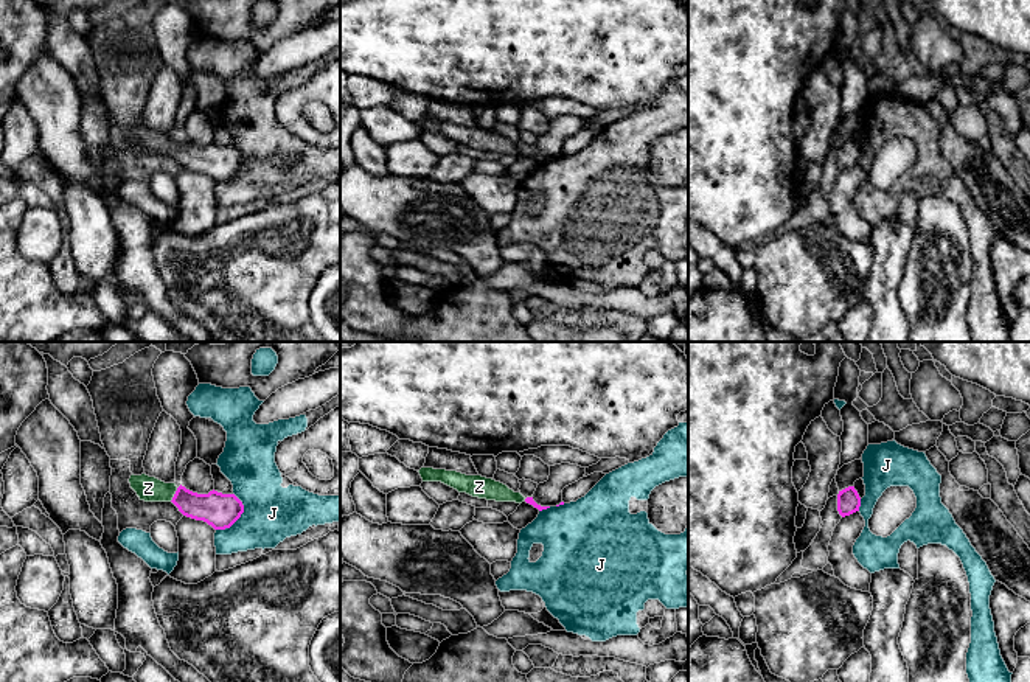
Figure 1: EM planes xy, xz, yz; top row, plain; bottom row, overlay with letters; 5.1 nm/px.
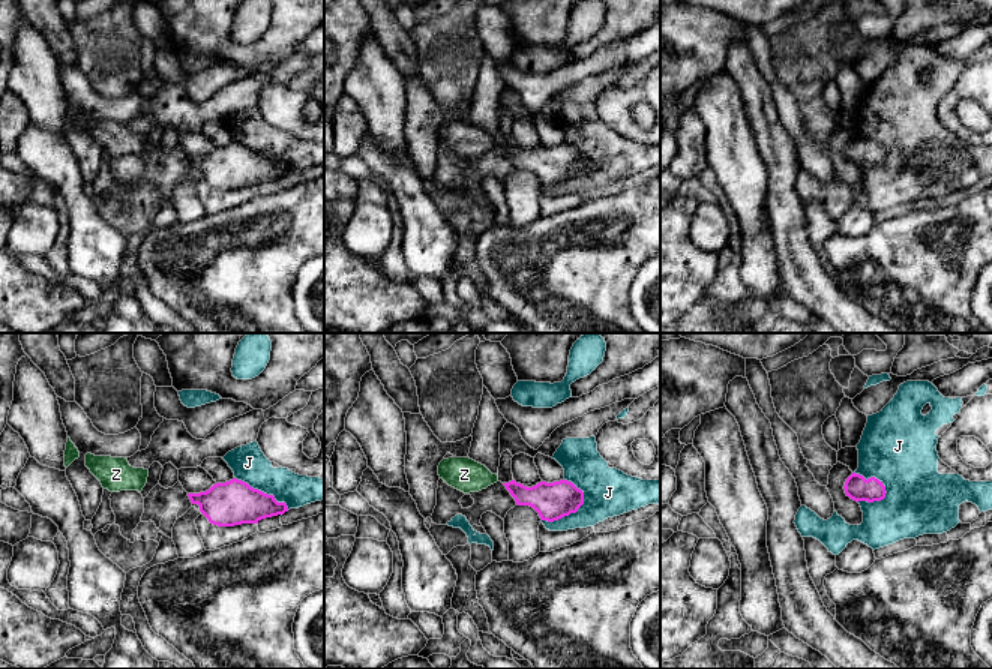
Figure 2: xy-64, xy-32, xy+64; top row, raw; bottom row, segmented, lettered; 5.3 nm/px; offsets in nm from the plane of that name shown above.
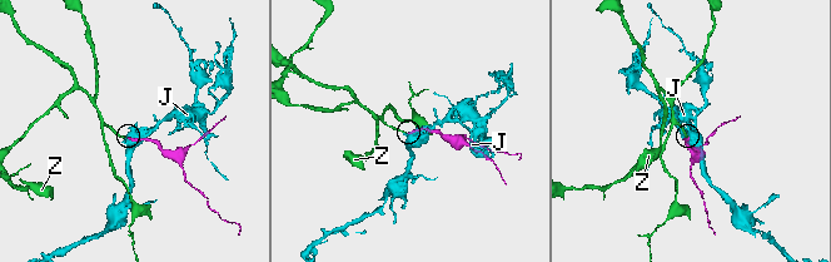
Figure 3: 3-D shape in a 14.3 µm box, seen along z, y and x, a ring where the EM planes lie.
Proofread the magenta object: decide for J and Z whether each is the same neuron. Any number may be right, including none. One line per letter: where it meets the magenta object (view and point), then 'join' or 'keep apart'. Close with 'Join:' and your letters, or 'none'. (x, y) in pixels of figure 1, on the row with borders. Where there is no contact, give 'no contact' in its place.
J: xy (240, 516) | keep apart
Z: xy (174, 494) | join
Join: Z

